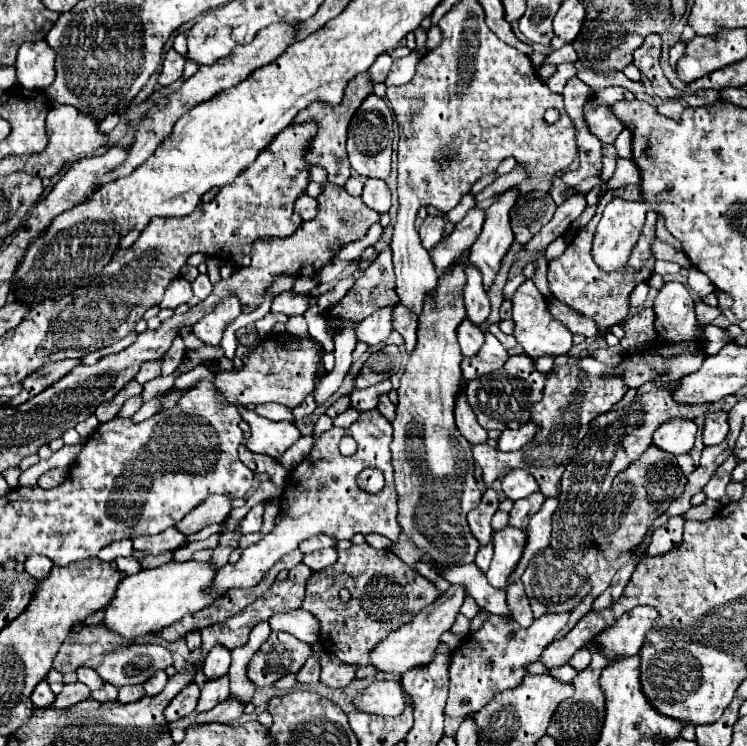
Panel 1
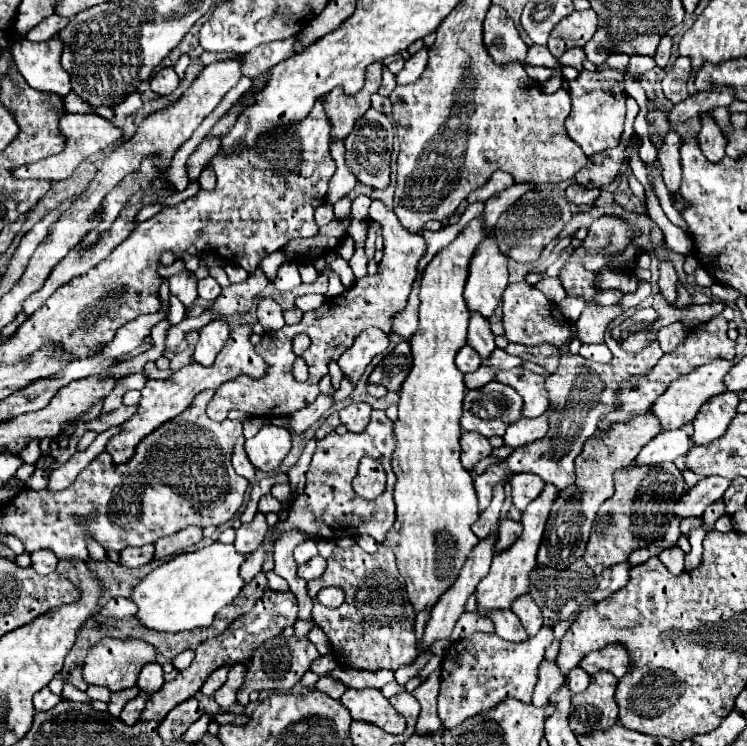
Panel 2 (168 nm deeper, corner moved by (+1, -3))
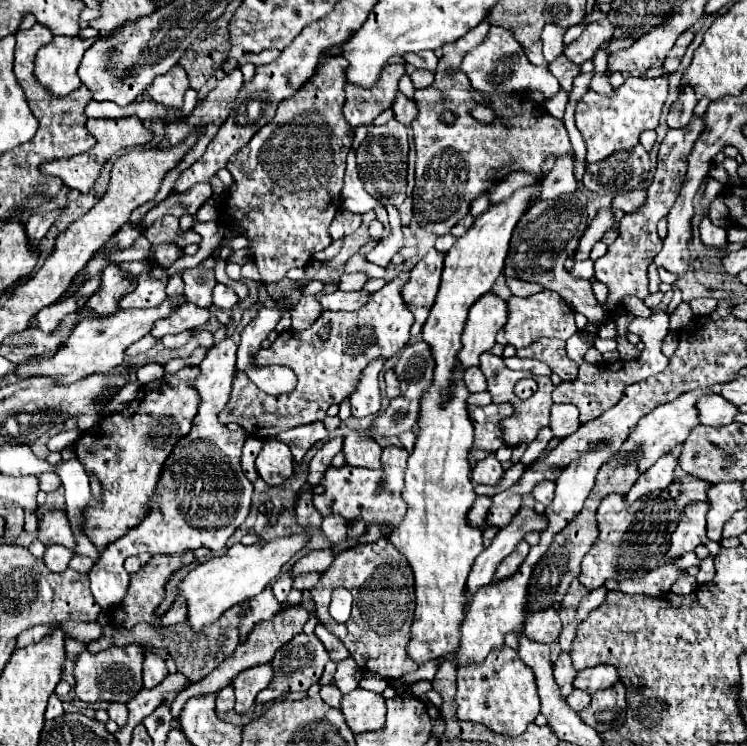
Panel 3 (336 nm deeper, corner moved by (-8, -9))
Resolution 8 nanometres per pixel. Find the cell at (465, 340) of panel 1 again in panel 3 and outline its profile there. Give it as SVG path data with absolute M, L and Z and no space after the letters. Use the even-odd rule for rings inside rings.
M479 365L465 369L465 377L463 379L465 379L465 383L467 383L467 387L469 387L471 393L487 389L487 381L485 381L485 375L483 375L483 371L481 371Z

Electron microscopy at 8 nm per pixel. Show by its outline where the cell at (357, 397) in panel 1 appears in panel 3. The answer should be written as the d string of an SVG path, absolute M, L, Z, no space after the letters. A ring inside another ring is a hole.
M359 429L349 431L349 435L343 441L345 461L355 467L367 467L367 469L381 469L381 447L375 439L369 435L363 437Z

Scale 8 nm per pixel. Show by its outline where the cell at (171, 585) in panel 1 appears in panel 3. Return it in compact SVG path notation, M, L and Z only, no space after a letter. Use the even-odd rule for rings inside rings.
M299 533L293 537L279 537L269 543L241 545L235 543L223 555L211 557L205 563L199 563L187 573L187 577L177 585L177 597L183 597L187 603L187 623L195 633L201 633L207 625L217 623L219 617L245 599L259 595L267 583L275 581L281 567L307 543L307 535Z

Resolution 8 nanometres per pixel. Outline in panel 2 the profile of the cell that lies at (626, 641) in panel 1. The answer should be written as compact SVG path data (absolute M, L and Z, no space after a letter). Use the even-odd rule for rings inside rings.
M608 645L600 651L592 651L580 661L580 667L586 669L586 673L590 675L604 669L618 679L626 673L628 665L630 665L630 657L628 657L628 651L622 649L622 645Z

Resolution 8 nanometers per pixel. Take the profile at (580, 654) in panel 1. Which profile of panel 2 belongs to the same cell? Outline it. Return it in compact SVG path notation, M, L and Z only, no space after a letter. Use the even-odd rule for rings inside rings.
M574 667L566 677L568 677L568 685L572 693L582 693L590 683L590 675L580 667Z

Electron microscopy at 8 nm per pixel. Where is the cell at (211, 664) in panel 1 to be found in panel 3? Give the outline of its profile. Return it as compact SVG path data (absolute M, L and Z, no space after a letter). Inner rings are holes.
M227 685L221 691L217 691L217 711L229 711L235 705L235 695L233 695L233 687Z

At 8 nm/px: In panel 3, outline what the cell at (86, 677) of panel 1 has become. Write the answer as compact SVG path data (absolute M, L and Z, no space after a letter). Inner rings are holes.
M111 703L107 713L113 721L117 721L117 725L123 725L127 721L127 707L123 703Z

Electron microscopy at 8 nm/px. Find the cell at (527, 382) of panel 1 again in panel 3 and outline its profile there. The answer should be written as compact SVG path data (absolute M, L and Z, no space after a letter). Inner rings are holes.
M489 403L485 407L469 405L469 419L475 427L471 465L473 461L485 459L489 453L497 451L505 443L501 421L513 413L515 413L515 407L511 403Z

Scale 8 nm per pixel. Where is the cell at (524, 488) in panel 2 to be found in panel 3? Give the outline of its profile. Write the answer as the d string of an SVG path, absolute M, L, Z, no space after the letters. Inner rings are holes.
M545 480L535 486L531 493L533 493L533 499L535 499L535 501L539 501L539 503L543 503L543 505L550 505L554 498L554 491L555 482Z

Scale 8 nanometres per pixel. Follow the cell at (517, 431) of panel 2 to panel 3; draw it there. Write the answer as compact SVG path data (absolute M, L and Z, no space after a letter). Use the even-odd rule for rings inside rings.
M553 405L549 429L557 439L571 435L579 427L579 411L575 405Z

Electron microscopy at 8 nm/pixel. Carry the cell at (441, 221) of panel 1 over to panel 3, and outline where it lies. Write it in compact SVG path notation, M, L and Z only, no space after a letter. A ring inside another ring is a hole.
M399 271L383 289L373 293L369 301L357 311L323 311L321 317L305 331L283 331L271 343L269 349L261 349L257 355L257 365L287 365L297 375L297 387L285 395L267 395L239 373L233 379L231 399L219 413L223 425L237 423L249 435L255 437L275 437L297 425L323 421L329 405L341 403L351 395L359 373L363 367L375 359L389 359L399 349L409 343L409 329L413 325L413 315L407 309L401 289L409 281L411 271ZM383 315L383 317L381 317ZM329 327L329 337L321 339L319 329ZM337 327L337 329L335 329ZM353 333L353 335L349 335Z

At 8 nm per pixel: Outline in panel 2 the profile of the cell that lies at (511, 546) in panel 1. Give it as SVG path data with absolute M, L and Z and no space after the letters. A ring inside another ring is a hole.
M546 485L544 491L540 493L540 497L534 499L522 513L522 525L524 525L522 535L516 539L516 543L510 549L494 555L488 575L478 583L478 589L476 589L476 603L478 603L476 613L478 615L488 617L490 611L494 611L494 609L510 609L512 603L520 595L526 595L530 591L530 571L536 567L538 545L542 541L542 533L544 533L546 519L550 515L550 507L552 507L554 499L558 497L558 493L560 493L560 489L556 485Z

